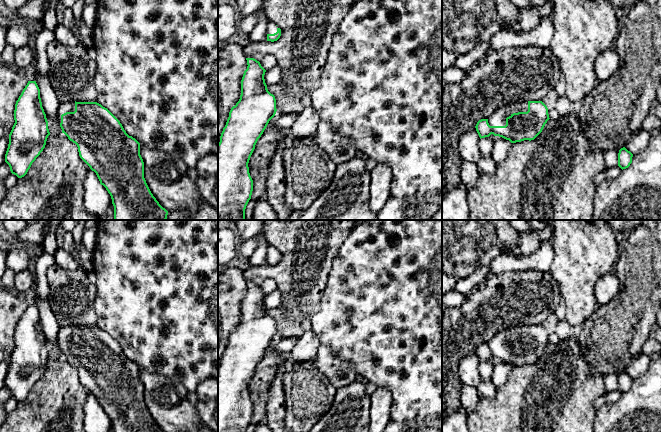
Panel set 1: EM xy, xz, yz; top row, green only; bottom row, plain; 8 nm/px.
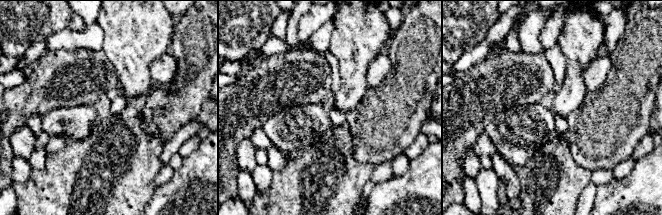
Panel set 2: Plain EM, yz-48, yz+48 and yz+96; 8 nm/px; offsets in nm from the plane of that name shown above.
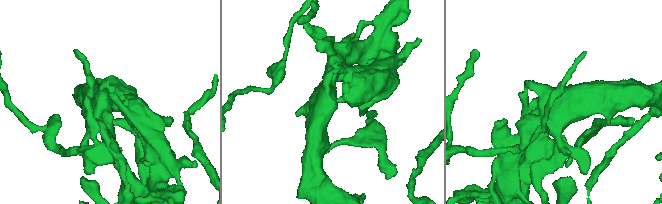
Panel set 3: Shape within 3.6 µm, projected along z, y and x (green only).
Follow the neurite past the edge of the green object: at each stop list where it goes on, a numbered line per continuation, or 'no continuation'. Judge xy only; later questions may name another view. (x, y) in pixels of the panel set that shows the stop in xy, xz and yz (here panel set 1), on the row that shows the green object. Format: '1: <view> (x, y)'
1: xy (69, 106)

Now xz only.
1: xz (272, 28)

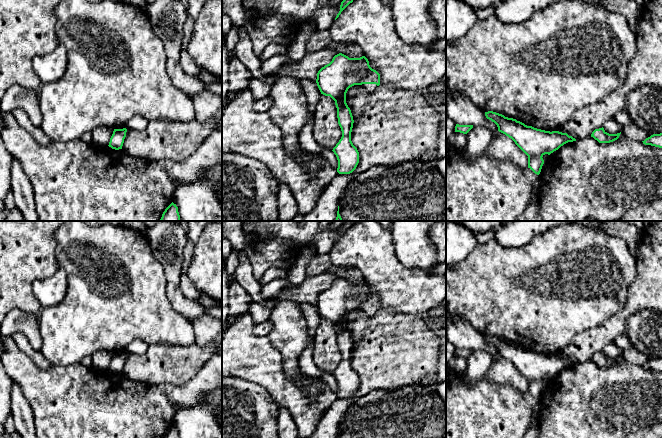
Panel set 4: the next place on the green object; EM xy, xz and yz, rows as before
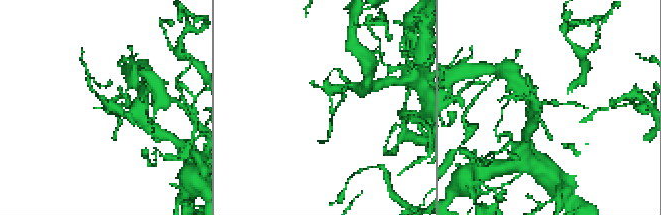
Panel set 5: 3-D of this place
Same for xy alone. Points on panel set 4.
no continuation

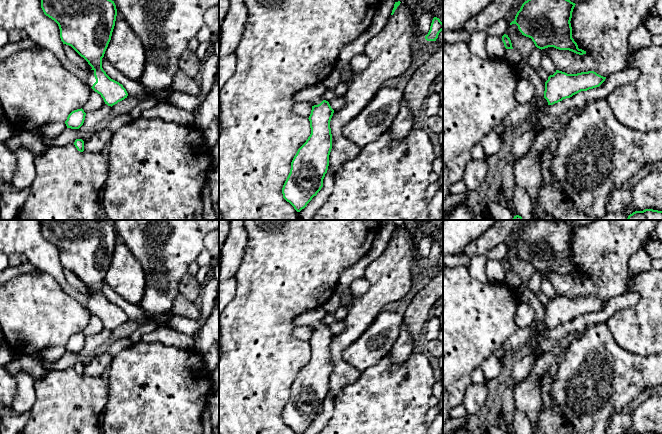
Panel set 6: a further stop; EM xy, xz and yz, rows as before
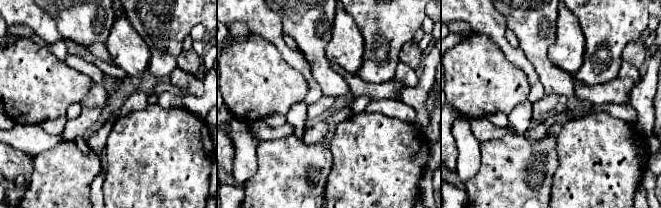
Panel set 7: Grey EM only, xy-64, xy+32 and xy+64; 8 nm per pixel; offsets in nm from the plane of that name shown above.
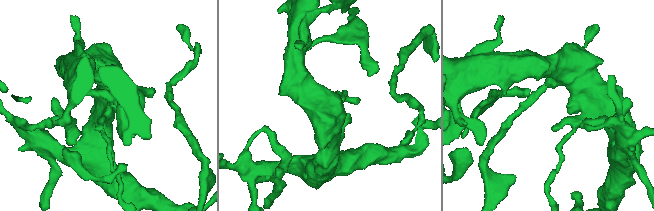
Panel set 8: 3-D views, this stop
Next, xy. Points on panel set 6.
1: xy (90, 79)

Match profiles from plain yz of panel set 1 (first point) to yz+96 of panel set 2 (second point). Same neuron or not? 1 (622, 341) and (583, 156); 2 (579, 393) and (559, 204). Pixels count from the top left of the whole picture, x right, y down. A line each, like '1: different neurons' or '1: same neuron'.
1: same neuron
2: same neuron

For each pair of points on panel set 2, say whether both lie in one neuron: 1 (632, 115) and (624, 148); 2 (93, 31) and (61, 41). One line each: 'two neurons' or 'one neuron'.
1: one neuron
2: one neuron

